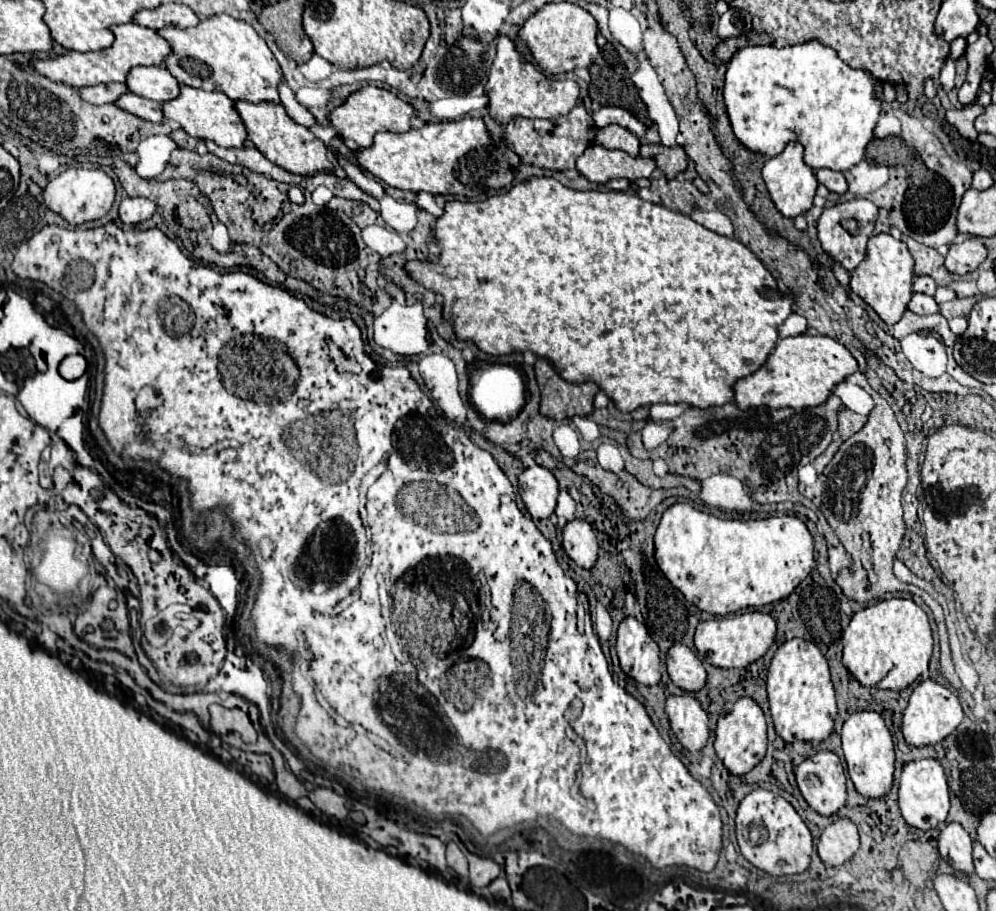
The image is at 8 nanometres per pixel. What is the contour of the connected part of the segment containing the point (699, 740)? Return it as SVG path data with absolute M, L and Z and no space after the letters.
M691 693L667 697L665 713L669 717L675 737L685 749L693 753L705 747L709 739L709 717Z

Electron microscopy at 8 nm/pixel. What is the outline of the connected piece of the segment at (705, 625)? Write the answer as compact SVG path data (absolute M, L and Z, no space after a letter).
M751 611L741 615L727 615L721 619L703 621L695 631L695 647L705 659L723 669L743 669L765 655L775 639L775 619L767 613Z

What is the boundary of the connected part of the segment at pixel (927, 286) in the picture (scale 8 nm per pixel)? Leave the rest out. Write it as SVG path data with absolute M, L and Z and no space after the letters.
M915 277L915 283L913 283L913 291L921 291L921 293L927 293L927 295L935 295L935 281L931 277Z

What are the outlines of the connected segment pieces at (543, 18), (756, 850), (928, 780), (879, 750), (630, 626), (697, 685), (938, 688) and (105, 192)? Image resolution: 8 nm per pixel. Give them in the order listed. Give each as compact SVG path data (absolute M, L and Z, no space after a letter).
M549 3L531 15L519 31L519 37L529 45L535 61L543 71L559 75L573 71L577 67L591 67L593 61L601 55L597 45L599 27L595 17L579 5L573 3Z
M753 789L743 797L737 809L737 843L741 855L755 865L757 869L769 875L795 875L803 873L809 867L813 837L803 819L797 815L793 805L785 801L781 795L773 795L767 789Z
M919 759L919 761L907 761L901 771L899 779L899 809L903 819L917 827L917 829L935 829L939 823L947 819L949 811L949 785L945 771L937 759Z
M857 711L857 713L849 715L849 719L843 723L841 739L843 739L847 771L849 771L849 777L855 785L855 789L863 797L875 797L875 799L889 793L889 789L893 785L895 751L893 751L893 743L891 743L891 733L889 733L883 717L875 711Z
M625 617L617 629L617 655L621 669L643 685L657 685L661 681L659 671L659 647L635 617Z
M673 645L667 653L667 673L671 681L685 691L699 691L705 685L705 669L703 663L695 657L695 653L687 645Z
M925 679L913 689L913 693L909 697L909 705L903 713L901 731L909 745L915 745L915 747L935 745L935 743L943 741L947 735L951 735L963 719L965 719L965 713L961 709L959 697L945 685L937 683L935 679Z
M71 167L59 173L43 191L45 205L59 213L67 223L81 225L85 221L101 219L115 201L115 183L103 169L85 169L85 167Z

